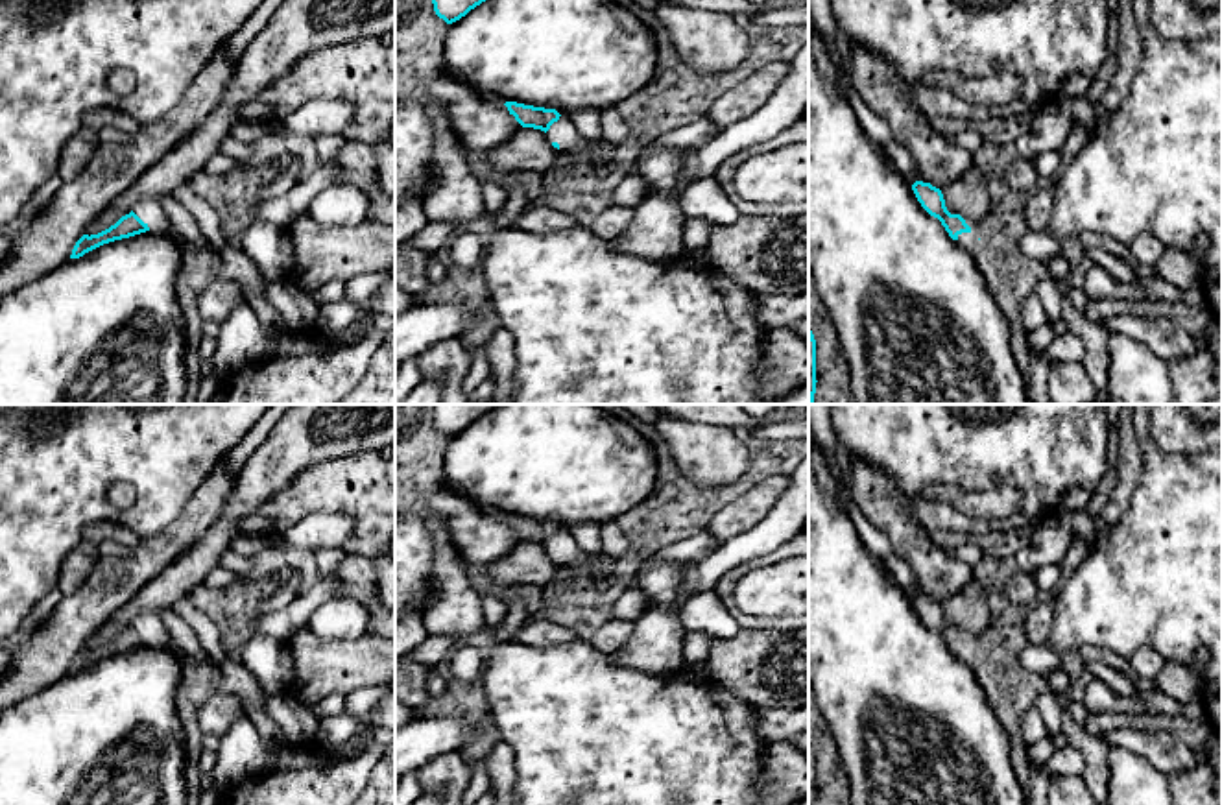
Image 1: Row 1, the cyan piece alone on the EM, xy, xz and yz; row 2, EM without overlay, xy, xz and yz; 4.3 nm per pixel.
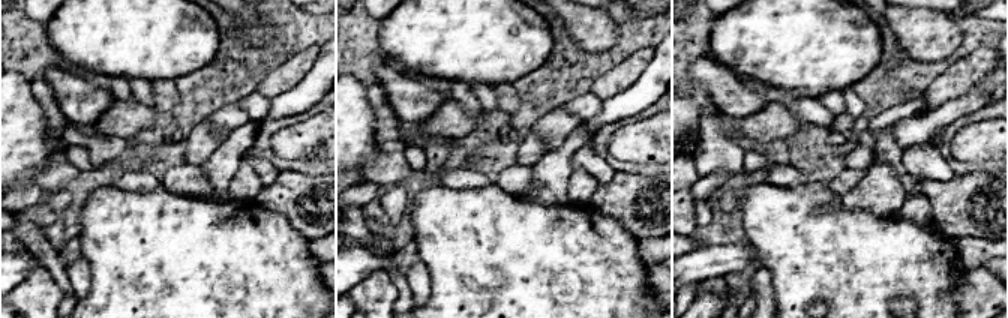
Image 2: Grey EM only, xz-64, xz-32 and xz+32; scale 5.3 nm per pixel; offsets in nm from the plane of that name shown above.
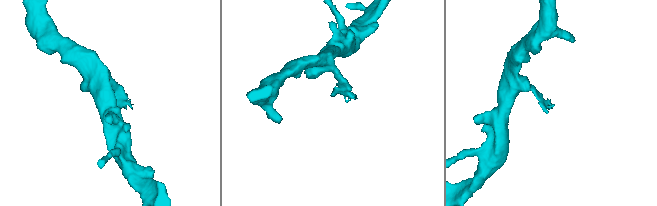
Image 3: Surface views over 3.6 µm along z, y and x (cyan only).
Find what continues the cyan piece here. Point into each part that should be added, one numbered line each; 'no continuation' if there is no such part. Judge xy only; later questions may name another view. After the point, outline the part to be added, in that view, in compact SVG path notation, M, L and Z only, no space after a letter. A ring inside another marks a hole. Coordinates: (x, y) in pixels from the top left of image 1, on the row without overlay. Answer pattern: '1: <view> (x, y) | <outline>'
1: xy (150, 624) | M140 613L133 620L133 626L150 641L151 646L170 650L183 663L186 663L186 655L175 648L175 644L170 639L170 633L159 615Z

